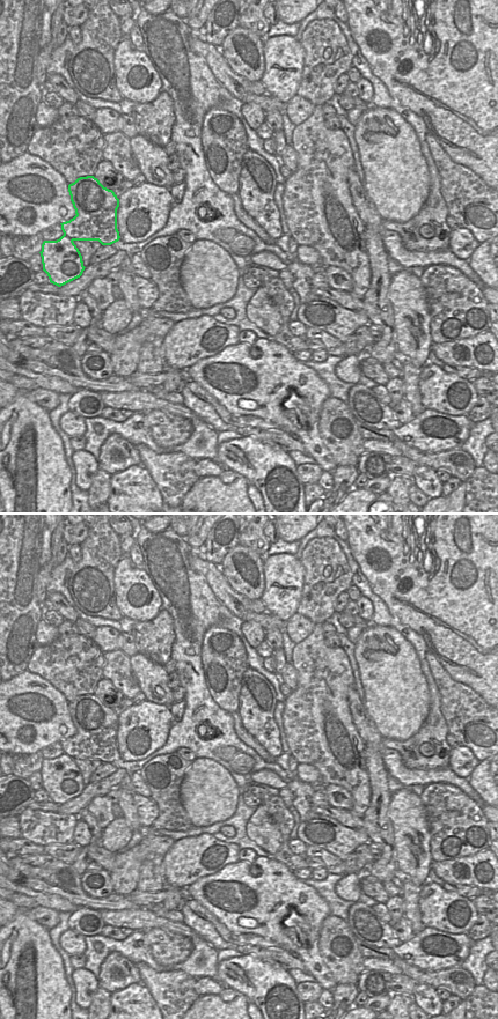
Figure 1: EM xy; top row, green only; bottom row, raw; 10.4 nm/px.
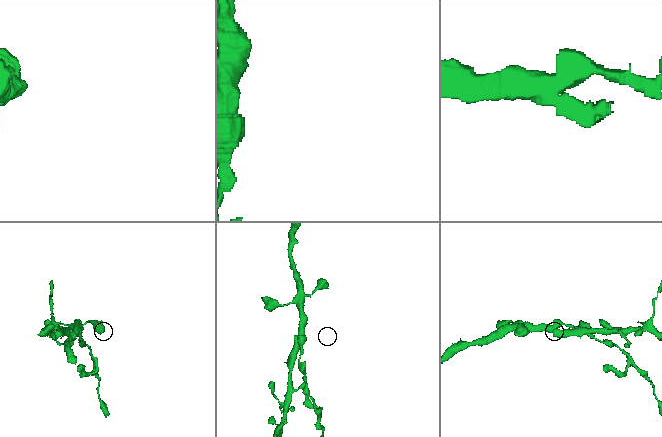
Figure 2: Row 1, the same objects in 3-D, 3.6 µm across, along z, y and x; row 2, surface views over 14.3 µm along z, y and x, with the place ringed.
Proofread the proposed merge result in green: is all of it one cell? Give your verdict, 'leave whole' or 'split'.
split

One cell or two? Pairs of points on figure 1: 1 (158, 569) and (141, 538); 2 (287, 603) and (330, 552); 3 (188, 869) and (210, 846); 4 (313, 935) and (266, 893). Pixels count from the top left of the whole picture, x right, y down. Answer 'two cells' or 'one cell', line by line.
1: one cell
2: one cell
3: one cell
4: one cell

